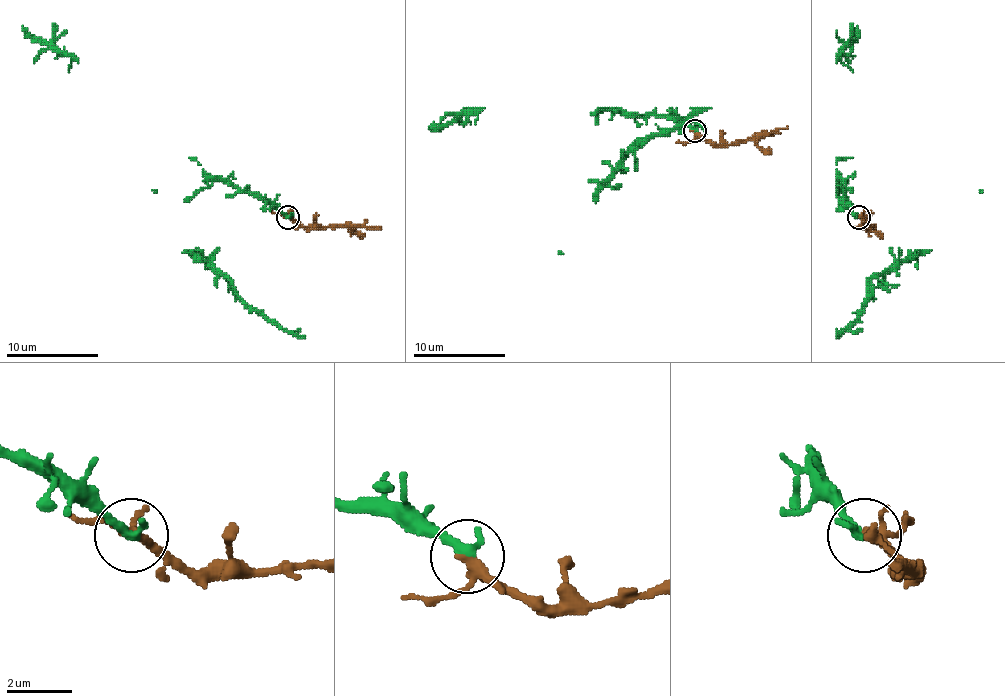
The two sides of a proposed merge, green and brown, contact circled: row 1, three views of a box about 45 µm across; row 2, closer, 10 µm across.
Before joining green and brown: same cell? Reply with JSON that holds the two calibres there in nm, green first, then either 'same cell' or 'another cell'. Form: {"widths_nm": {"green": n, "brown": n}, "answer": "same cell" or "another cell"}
{"widths_nm": {"green": 320, "brown": 200}, "answer": "same cell"}

